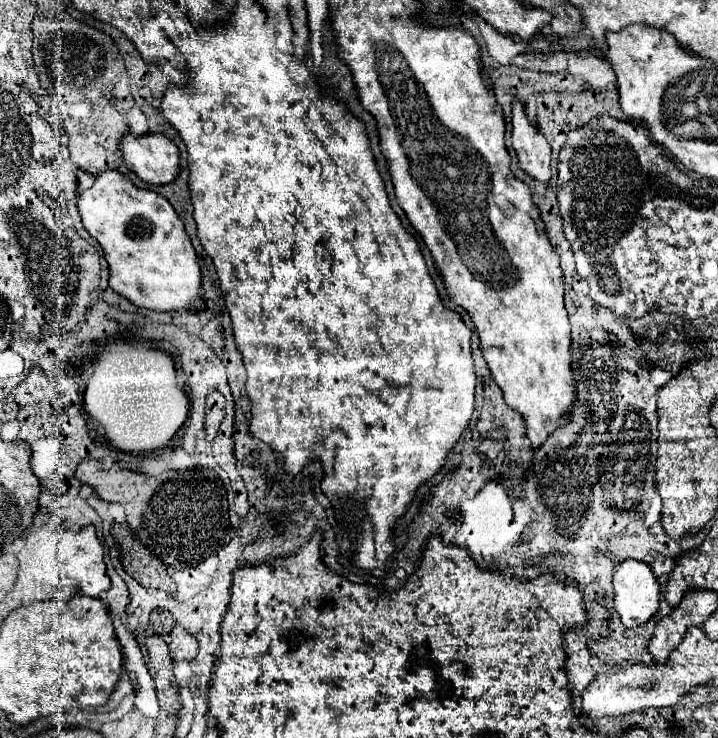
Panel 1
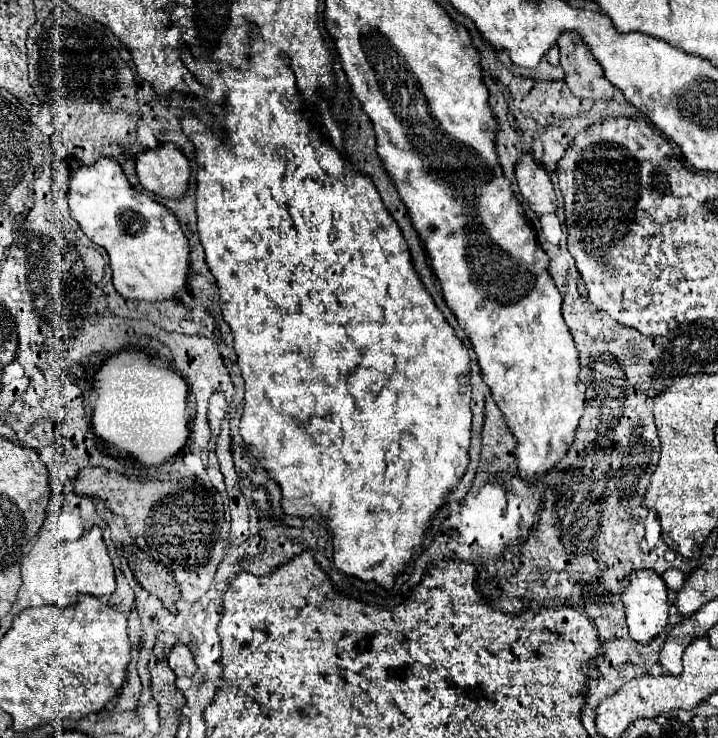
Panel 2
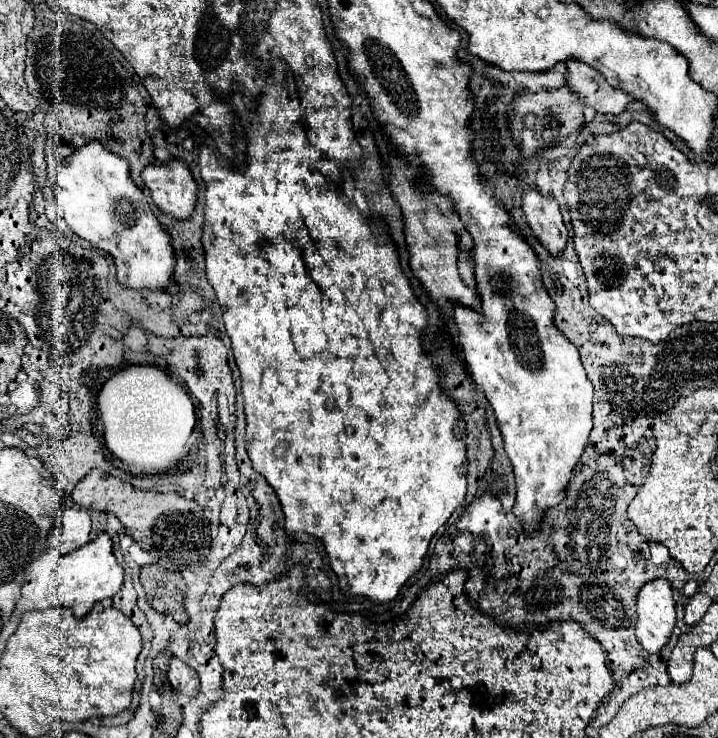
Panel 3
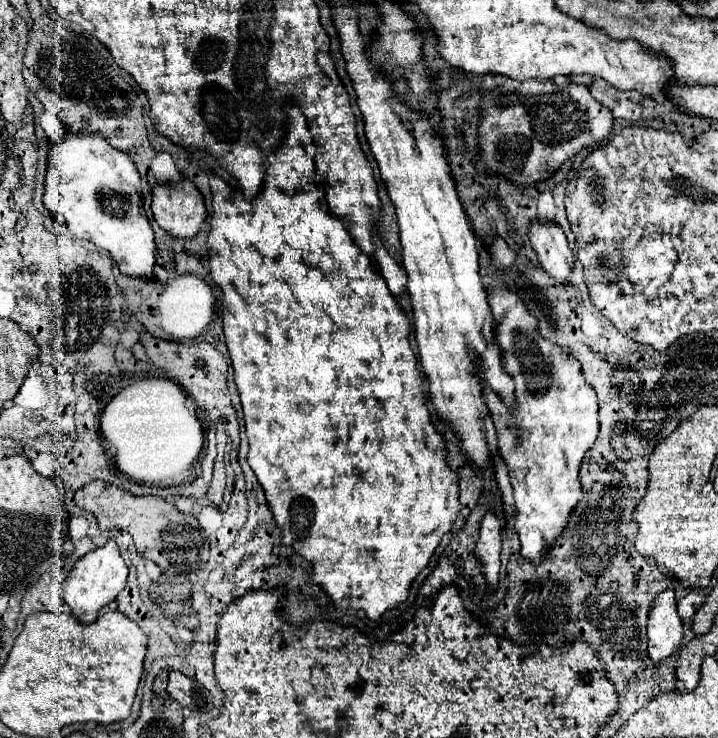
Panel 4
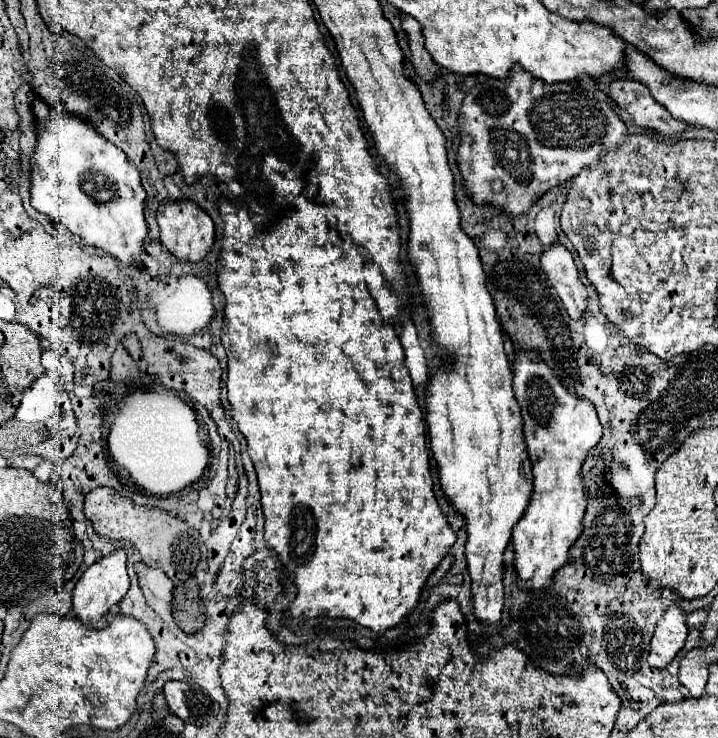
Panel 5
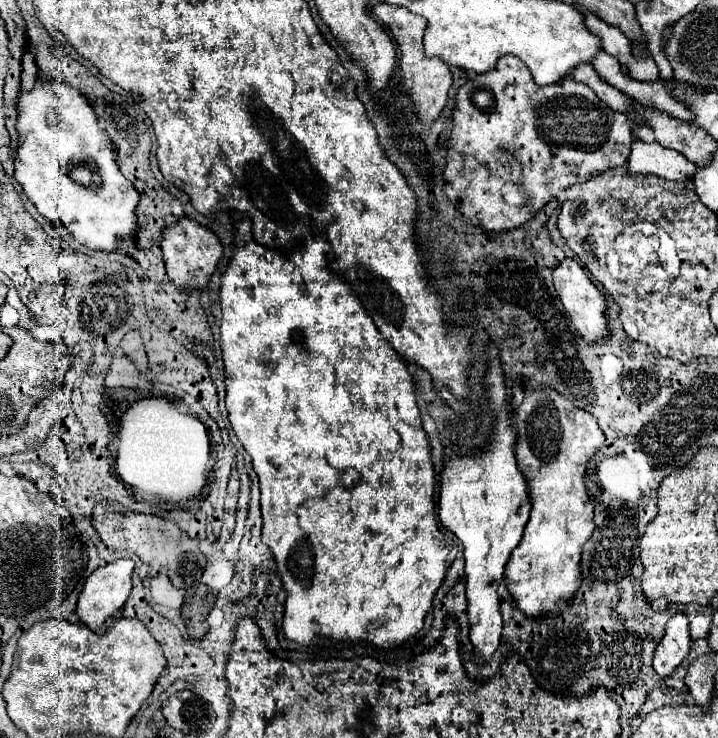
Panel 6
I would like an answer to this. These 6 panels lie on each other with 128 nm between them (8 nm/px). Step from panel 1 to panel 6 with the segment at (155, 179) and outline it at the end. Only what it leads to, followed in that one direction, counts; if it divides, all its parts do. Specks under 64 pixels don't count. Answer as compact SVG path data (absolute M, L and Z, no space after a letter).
M182 218L176 224L164 228L160 248L164 252L164 264L166 264L168 278L172 280L172 284L178 290L184 290L184 292L186 290L204 290L208 286L218 262L222 260L222 244L216 238L216 234L190 218Z

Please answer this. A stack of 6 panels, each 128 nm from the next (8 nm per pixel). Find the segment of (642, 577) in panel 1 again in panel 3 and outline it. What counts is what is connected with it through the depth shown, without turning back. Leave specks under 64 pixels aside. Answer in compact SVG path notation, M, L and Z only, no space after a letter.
M664 578L652 580L642 586L638 594L638 622L636 638L646 652L660 652L672 638L676 624L676 602L672 584Z

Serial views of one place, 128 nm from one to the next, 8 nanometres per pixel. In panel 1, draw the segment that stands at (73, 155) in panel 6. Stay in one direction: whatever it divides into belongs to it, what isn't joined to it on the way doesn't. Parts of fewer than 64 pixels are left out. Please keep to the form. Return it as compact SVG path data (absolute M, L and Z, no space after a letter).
M108 168L96 174L96 180L88 190L78 190L76 204L84 228L92 238L98 240L98 244L106 252L106 262L110 266L110 288L116 294L128 298L136 306L156 312L192 310L194 300L202 296L200 294L202 274L192 242L184 230L184 224L180 222L178 214L164 196L152 190L140 190L128 180L128 176Z

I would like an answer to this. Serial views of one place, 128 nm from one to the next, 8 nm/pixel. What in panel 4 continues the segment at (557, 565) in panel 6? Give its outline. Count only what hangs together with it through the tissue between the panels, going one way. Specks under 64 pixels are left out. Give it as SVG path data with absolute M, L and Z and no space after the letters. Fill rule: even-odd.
M496 238L490 246L490 264L480 268L482 278L492 282L488 302L496 318L496 340L502 350L502 366L516 384L518 408L508 410L504 402L488 390L484 394L492 414L498 448L506 460L516 498L516 532L520 536L520 556L540 564L552 544L564 532L568 516L582 498L578 470L584 454L598 438L598 398L586 384L580 364L568 356L566 348L552 344L538 332L538 322L530 316L524 302L504 288L504 268L514 262L514 252L504 240ZM516 442L520 446L516 446Z

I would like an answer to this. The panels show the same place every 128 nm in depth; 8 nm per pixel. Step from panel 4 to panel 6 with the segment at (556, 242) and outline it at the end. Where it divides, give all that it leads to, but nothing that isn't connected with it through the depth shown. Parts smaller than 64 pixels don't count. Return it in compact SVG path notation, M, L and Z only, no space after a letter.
M566 258L554 270L554 286L556 286L556 292L568 312L572 324L580 332L580 336L590 344L602 344L610 336L610 326L608 326L608 316L606 316L608 302L606 302L606 296L586 276L584 268L578 262L572 262L570 258Z

